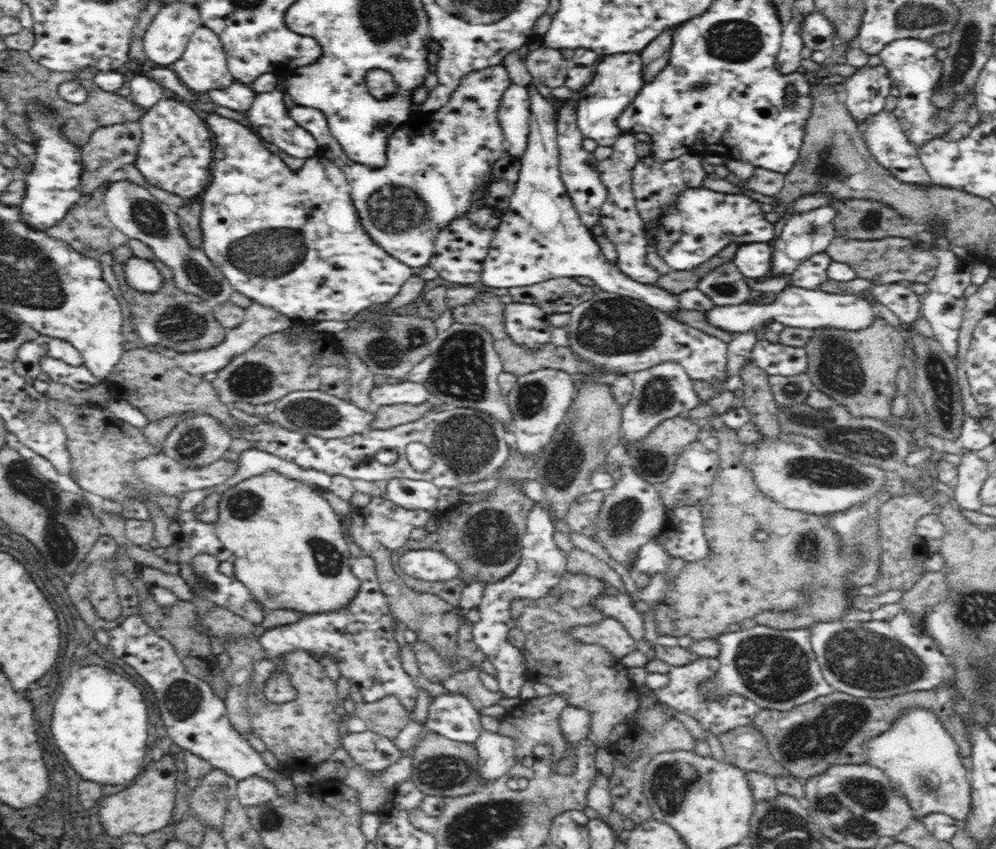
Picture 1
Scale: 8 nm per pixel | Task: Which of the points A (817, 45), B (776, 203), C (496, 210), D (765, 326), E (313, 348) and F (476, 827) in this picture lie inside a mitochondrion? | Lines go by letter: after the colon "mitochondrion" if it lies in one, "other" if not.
A: other
B: other
C: other
D: other
E: other
F: mitochondrion

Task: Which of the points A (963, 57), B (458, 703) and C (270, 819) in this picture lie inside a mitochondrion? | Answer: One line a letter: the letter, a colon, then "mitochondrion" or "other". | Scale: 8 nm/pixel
A: mitochondrion
B: other
C: mitochondrion

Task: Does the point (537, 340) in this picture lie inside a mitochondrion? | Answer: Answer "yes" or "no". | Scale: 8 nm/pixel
no

